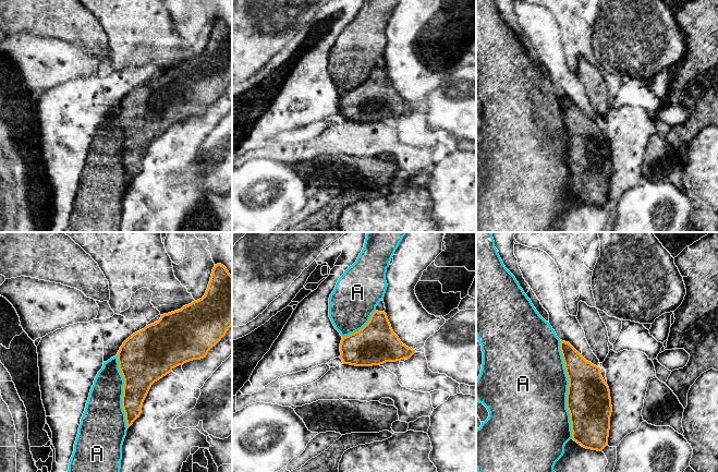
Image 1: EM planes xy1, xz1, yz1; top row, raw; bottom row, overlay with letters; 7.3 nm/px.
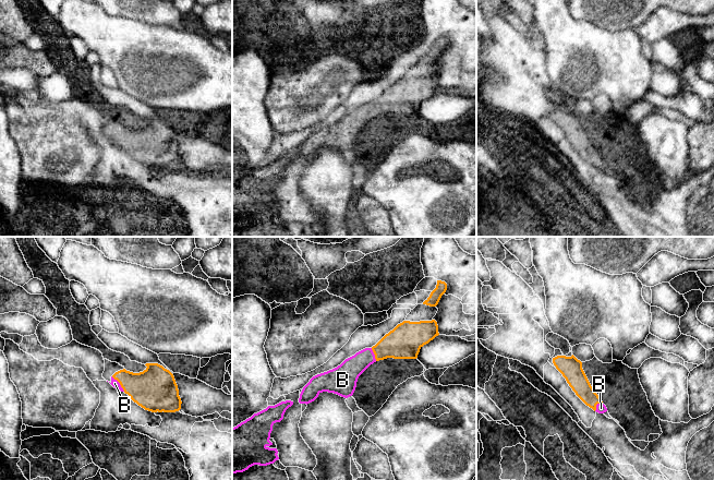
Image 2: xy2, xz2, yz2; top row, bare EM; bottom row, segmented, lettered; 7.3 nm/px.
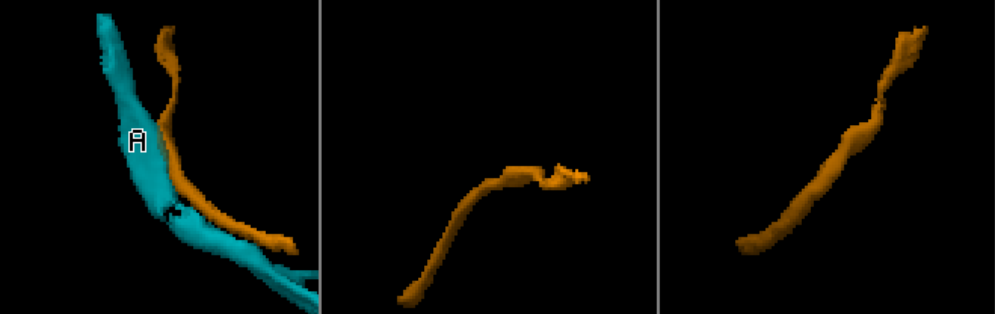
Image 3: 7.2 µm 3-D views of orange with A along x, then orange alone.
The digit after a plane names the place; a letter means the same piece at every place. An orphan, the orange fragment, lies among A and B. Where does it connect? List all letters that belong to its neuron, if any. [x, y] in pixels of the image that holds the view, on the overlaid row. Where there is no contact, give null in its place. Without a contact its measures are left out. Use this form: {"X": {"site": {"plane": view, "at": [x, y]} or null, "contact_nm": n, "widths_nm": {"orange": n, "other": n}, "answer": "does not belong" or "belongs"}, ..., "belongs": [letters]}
{"A": {"site": {"plane": "yz1", "at": [568, 389]}, "contact_nm": 750, "widths_nm": {"orange": 320, "other": 500}, "answer": "does not belong"}, "B": {"site": {"plane": "xy2", "at": [119, 382]}, "contact_nm": 150, "widths_nm": {"orange": 300, "other": 60}, "answer": "belongs"}, "belongs": ["B"]}

